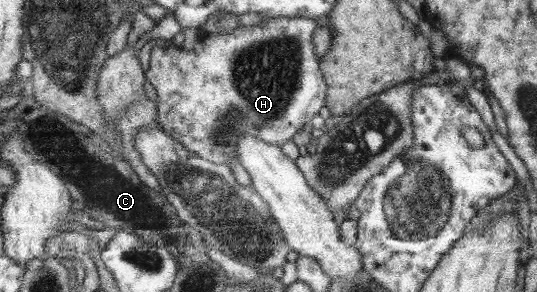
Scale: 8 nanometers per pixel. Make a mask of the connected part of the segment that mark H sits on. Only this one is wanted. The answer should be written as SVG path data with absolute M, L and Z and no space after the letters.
M277 17L267 18L261 24L255 26L245 26L236 28L229 34L211 34L199 36L192 50L185 51L179 45L169 47L159 47L152 45L150 67L146 70L148 82L154 87L158 97L157 104L159 109L160 126L170 134L177 142L183 143L189 150L195 151L201 158L216 163L225 163L233 158L238 159L238 142L241 137L251 135L263 139L266 143L283 146L307 124L313 116L319 114L319 110L326 106L328 84L324 77L321 65L321 57L315 52L313 35L317 22L312 18L303 17Z

